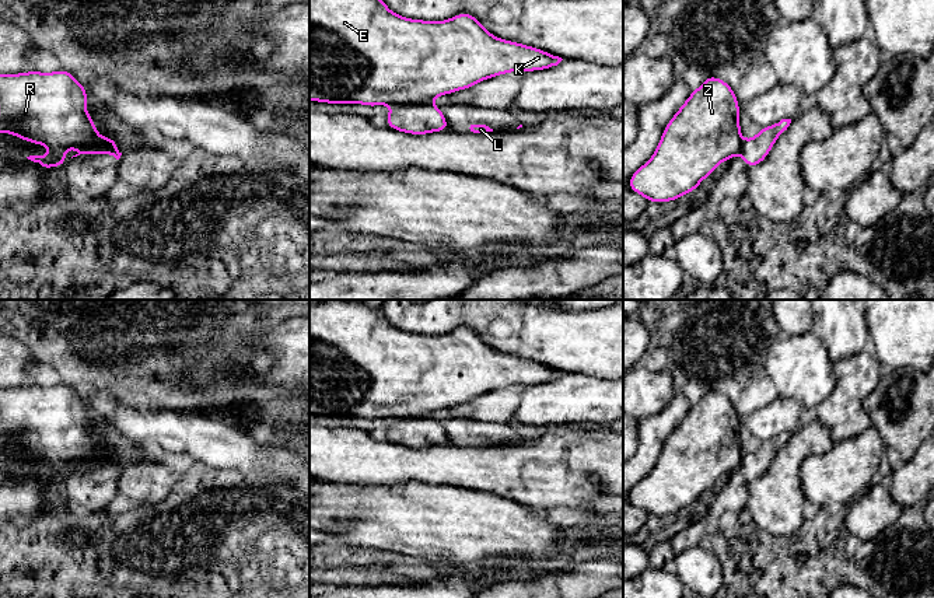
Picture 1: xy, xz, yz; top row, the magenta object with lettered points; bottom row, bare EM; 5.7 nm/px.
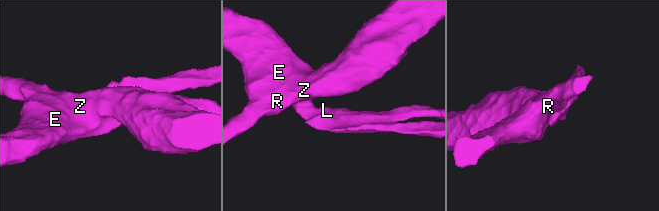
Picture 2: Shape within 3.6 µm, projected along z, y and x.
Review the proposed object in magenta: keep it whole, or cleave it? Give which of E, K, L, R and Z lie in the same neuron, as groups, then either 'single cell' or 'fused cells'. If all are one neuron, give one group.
E K R Z / L | fused cells

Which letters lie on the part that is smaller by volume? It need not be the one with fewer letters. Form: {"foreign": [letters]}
{"foreign": ["L"]}

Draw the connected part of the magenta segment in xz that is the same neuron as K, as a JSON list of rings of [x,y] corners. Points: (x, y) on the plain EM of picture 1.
[[[357,300],[309,304],[309,415],[367,420],[421,417],[494,389],[545,384],[562,374],[500,353],[466,326],[440,336],[410,333],[392,326],[381,310]]]

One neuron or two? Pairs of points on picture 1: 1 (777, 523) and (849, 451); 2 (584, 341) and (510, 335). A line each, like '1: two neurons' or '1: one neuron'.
1: two neurons
2: one neuron

